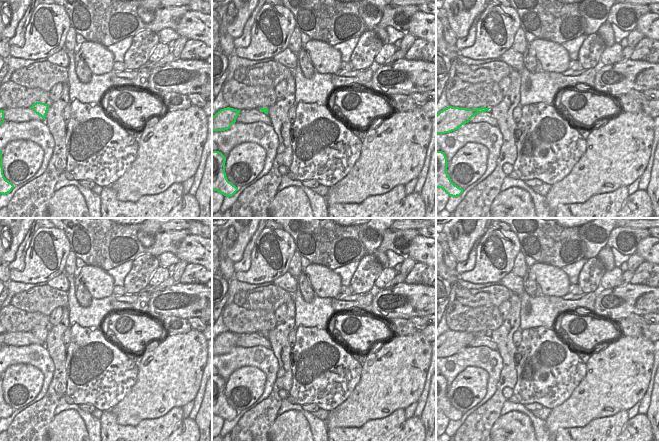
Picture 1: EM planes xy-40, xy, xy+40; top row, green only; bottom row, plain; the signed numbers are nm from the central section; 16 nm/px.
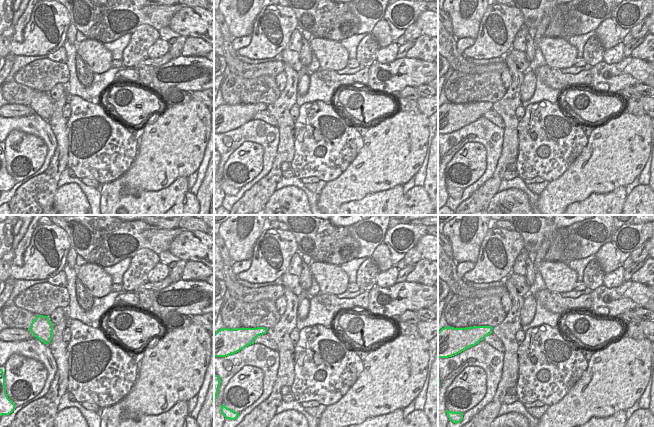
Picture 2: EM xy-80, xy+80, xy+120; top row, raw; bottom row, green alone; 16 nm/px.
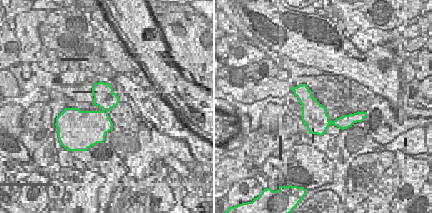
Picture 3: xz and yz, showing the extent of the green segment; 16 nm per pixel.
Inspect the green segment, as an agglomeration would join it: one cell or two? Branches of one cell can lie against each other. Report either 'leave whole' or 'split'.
leave whole

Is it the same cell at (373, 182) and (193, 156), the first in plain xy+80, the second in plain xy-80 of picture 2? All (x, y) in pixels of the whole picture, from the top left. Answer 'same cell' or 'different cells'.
same cell

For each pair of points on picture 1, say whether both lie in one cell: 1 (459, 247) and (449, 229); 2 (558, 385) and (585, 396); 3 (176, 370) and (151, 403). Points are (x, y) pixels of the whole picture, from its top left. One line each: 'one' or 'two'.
1: one
2: two
3: one

